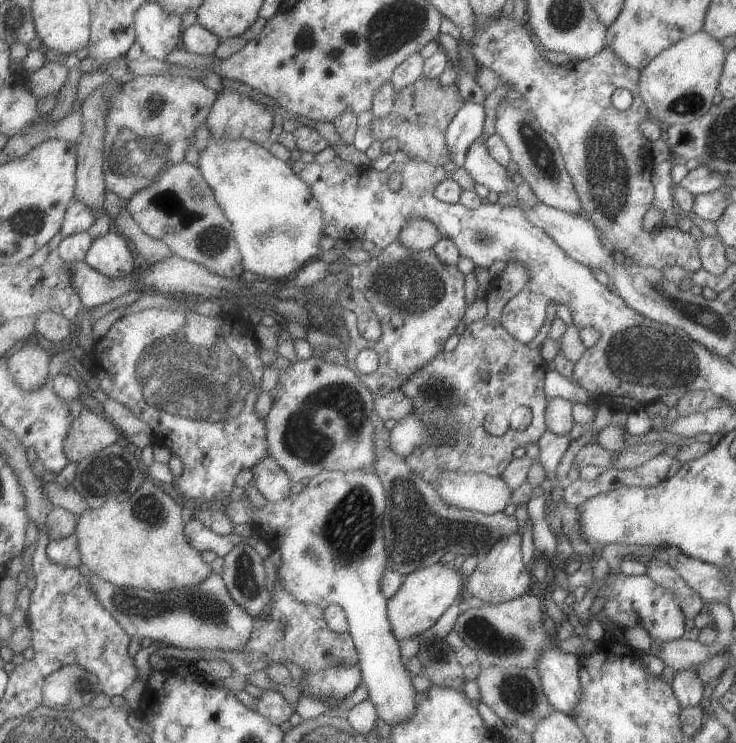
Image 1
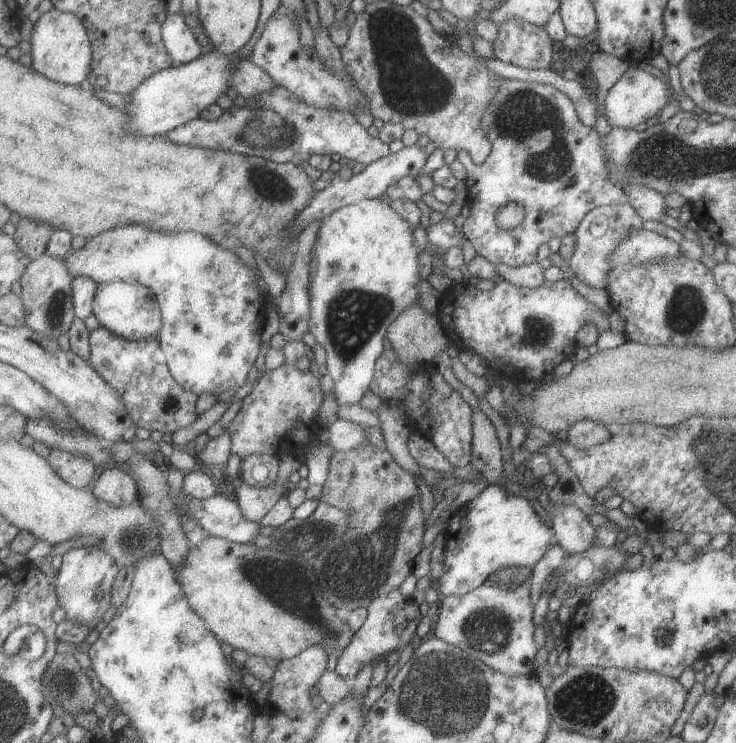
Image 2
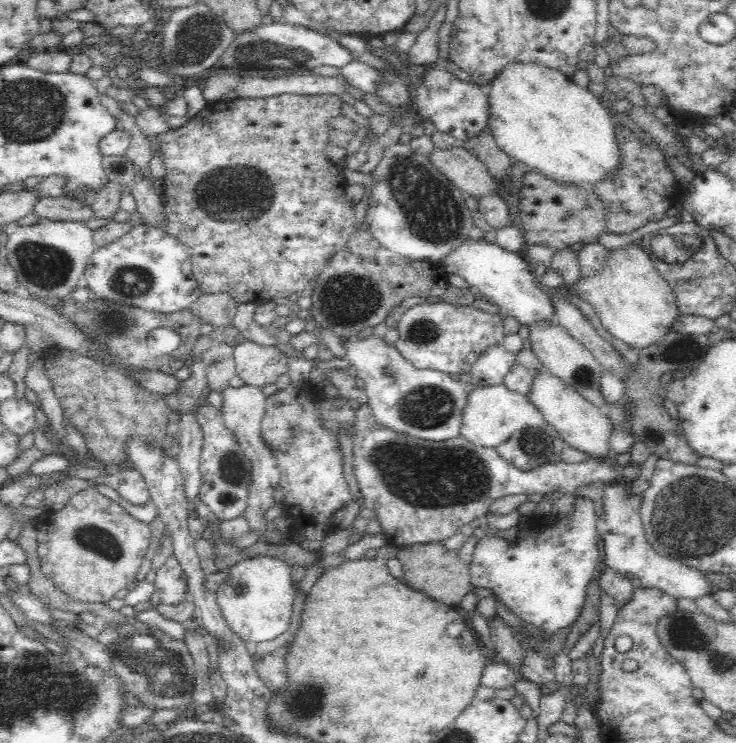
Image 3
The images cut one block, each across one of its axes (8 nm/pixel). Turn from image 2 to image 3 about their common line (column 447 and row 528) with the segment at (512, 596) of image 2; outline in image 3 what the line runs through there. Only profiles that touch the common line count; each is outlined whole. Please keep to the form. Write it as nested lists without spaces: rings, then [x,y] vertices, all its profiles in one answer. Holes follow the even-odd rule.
[[[608,482],[607,485],[602,496],[603,513],[597,517],[597,532],[600,535],[601,548],[604,550],[602,557],[605,564],[619,573],[632,574],[640,580],[645,589],[657,588],[675,599],[694,599],[698,598],[698,594],[714,592],[701,571],[658,554],[646,541],[638,513],[642,495],[632,493],[628,482]]]

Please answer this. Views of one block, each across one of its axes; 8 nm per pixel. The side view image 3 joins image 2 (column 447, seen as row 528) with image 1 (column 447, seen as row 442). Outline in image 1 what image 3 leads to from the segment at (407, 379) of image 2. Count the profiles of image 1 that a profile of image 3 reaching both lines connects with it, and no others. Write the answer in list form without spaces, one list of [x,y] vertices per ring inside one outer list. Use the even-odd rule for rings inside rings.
[[[507,262],[502,273],[490,279],[482,292],[486,302],[483,318],[467,322],[459,343],[450,352],[442,352],[425,368],[413,375],[401,390],[412,400],[413,410],[432,431],[434,441],[419,445],[415,452],[406,457],[410,467],[428,483],[435,483],[440,472],[485,473],[499,477],[514,458],[509,458],[509,450],[515,446],[525,446],[536,442],[547,429],[544,421],[545,394],[543,394],[543,372],[545,364],[541,360],[541,342],[549,338],[548,330],[555,315],[555,301],[549,301],[542,325],[535,336],[526,343],[513,338],[500,322],[503,305],[513,298],[528,282],[528,272],[523,265]],[[503,402],[515,402],[517,406],[527,406],[533,414],[531,422],[523,432],[517,430],[489,431],[485,414]]]

